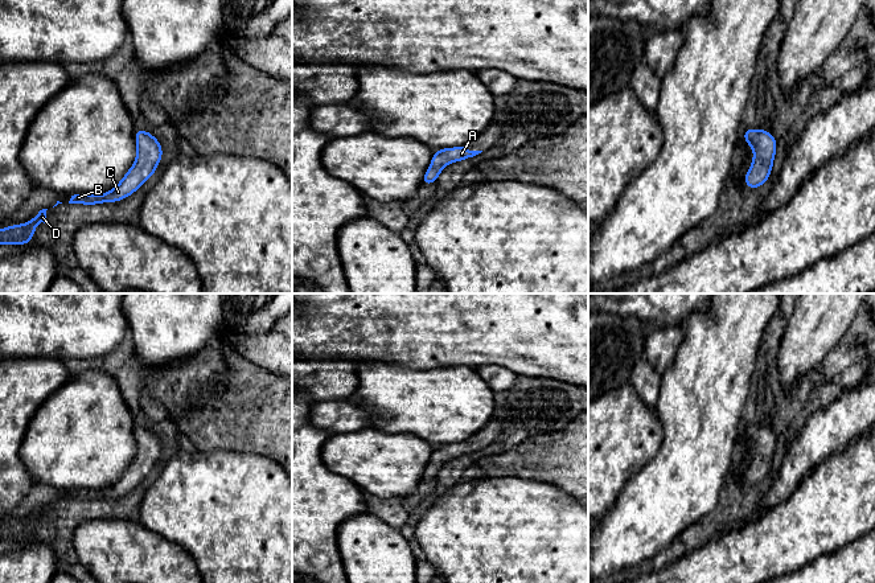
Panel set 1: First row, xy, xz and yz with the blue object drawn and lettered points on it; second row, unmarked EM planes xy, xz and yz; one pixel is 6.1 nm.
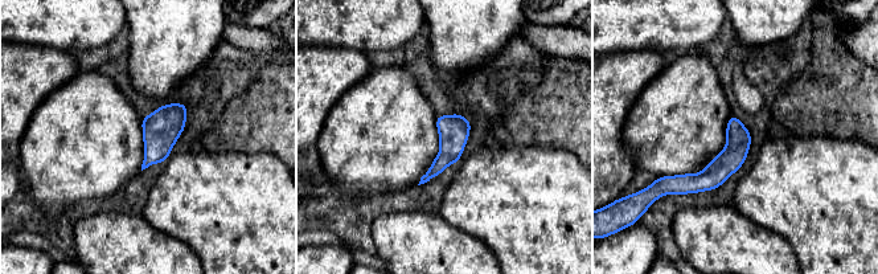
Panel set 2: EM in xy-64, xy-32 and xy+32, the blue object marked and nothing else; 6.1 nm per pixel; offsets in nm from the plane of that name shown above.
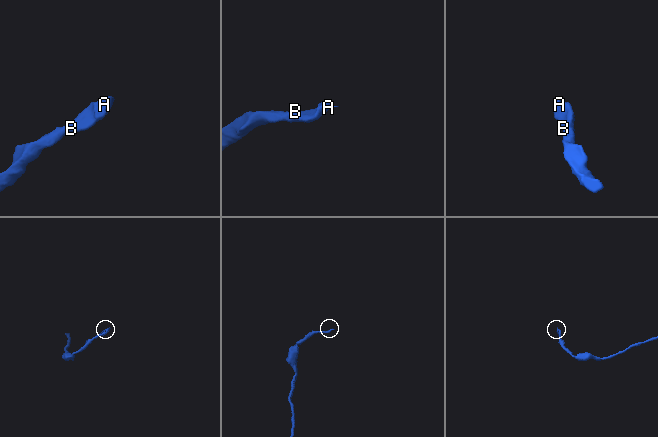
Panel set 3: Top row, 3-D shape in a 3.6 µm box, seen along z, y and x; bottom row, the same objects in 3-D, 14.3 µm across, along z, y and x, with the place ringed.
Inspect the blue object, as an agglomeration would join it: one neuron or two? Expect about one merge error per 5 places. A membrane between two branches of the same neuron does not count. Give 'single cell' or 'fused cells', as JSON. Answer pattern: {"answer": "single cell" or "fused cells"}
{"answer": "single cell"}

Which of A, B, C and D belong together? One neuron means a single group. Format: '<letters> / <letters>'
A B C D

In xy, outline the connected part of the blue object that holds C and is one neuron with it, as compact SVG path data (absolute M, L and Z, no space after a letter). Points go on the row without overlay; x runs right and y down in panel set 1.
M136 426L136 456L120 479L103 490L74 490L69 500L98 501L118 498L135 489L151 472L156 471L156 463L163 453L160 438L149 427Z

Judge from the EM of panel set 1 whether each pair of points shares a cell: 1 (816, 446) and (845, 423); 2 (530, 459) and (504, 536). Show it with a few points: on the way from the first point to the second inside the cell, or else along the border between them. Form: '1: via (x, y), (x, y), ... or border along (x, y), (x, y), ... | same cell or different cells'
1: via (822, 439), (838, 425) | same cell
2: border along (492, 477), (522, 476), (554, 485) | different cells

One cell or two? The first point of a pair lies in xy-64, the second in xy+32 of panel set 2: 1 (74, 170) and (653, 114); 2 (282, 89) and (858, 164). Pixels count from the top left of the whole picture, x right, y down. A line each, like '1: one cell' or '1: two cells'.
1: one cell
2: two cells

